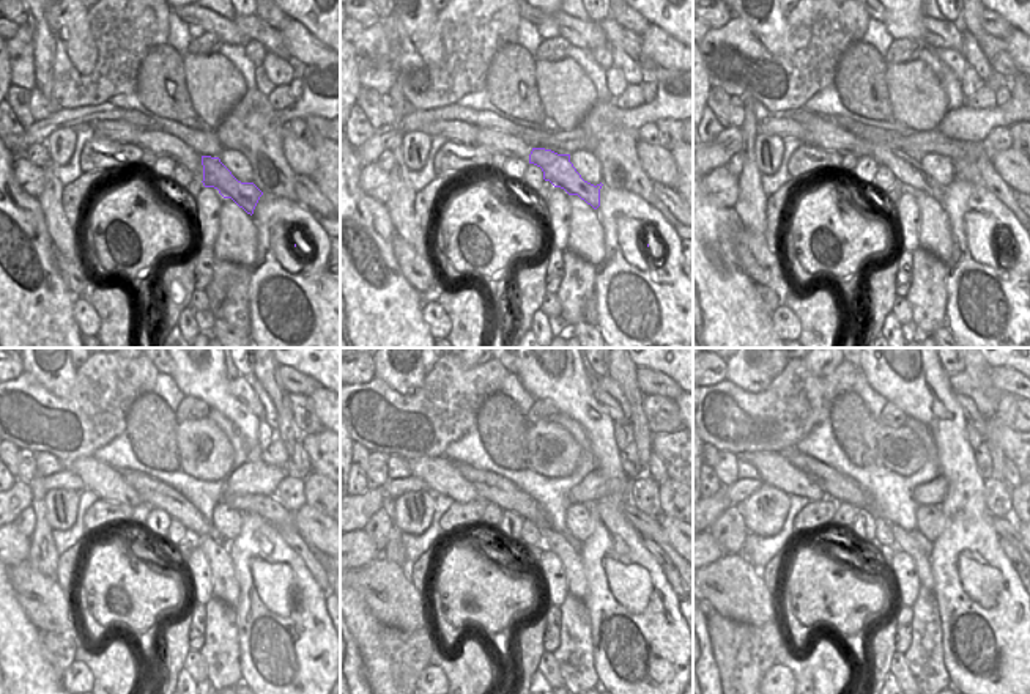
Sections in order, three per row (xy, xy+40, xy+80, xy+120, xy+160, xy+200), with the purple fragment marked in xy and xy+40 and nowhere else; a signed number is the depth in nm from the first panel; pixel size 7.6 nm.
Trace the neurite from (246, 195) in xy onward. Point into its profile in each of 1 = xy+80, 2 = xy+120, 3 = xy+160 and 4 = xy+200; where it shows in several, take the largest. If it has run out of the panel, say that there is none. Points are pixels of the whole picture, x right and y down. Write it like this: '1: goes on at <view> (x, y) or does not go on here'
1: goes on at xy+80 (907, 170)
2: goes on at xy+120 (156, 494)
3: goes on at xy+160 (490, 487)
4: goes on at xy+200 (835, 485)

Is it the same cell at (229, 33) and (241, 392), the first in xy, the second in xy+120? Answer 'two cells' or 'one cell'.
one cell

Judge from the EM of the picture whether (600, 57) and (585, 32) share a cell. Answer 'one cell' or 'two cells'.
two cells

